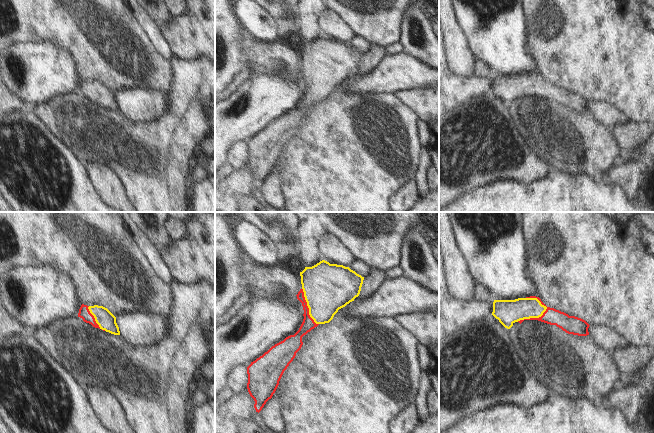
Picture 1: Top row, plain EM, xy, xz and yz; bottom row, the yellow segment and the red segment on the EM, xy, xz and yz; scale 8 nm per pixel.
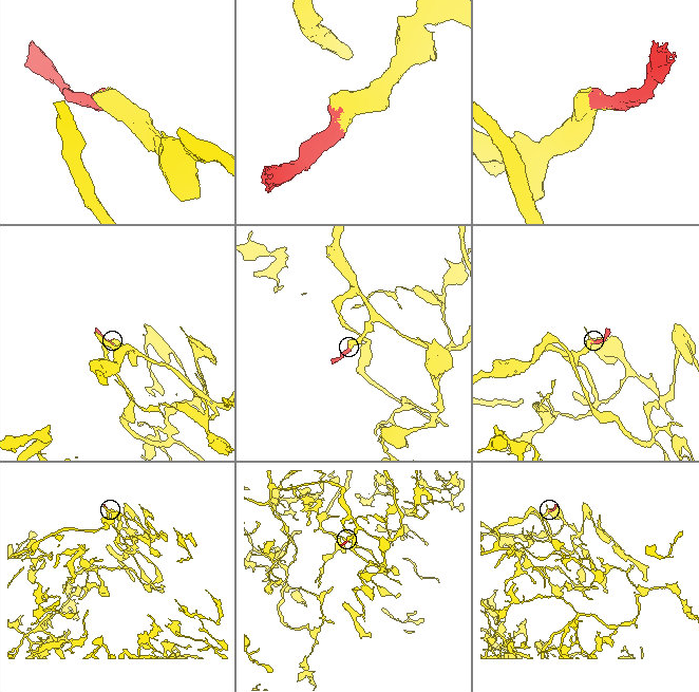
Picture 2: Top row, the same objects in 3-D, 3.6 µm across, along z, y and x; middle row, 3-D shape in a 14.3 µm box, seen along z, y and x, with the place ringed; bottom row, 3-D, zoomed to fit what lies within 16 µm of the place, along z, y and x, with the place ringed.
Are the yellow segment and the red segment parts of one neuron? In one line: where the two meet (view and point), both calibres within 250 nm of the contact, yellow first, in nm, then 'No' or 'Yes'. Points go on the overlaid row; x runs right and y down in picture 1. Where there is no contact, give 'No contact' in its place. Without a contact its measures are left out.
Touches yellow at yz (533, 317). Thickness 190 nm (yellow) against 130 nm. Yes

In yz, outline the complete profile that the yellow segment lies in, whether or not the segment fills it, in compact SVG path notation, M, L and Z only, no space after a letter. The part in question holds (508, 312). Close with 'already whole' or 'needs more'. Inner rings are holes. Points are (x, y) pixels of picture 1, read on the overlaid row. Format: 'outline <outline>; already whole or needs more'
outline M530 296L515 300L494 300L492 315L507 329L515 322L538 320L556 325L568 334L587 336L589 324L578 317L547 307L539 297Z; needs more

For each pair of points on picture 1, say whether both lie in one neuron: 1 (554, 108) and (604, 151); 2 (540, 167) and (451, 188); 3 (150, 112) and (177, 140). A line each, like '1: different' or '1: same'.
1: same
2: same
3: different

